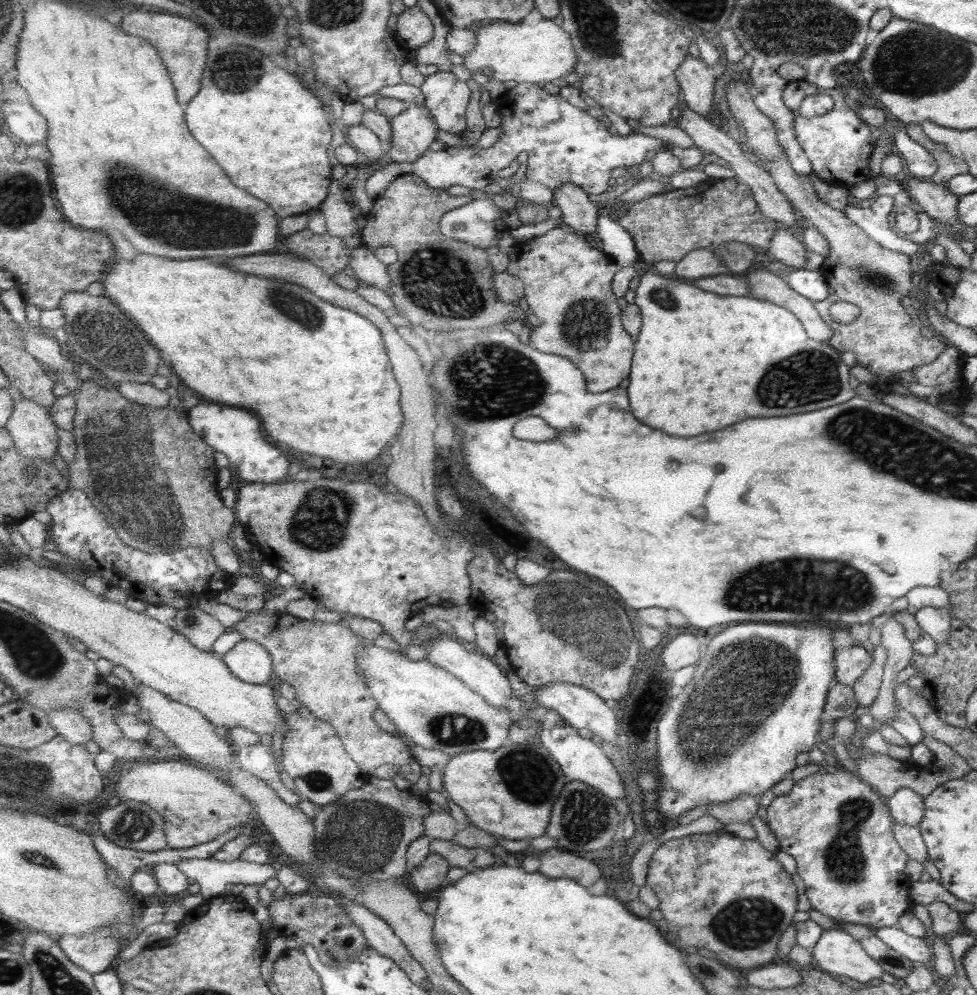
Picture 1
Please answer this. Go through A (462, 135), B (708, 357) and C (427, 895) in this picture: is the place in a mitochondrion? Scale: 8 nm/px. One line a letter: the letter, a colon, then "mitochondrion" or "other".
A: other
B: other
C: other

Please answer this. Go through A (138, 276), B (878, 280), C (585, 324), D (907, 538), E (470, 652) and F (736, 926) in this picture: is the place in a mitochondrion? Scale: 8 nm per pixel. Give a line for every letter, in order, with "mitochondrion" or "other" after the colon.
A: other
B: mitochondrion
C: mitochondrion
D: other
E: other
F: mitochondrion

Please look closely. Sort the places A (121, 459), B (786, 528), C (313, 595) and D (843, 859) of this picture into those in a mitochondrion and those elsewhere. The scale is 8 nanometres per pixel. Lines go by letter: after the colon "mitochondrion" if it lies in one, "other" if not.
A: mitochondrion
B: other
C: other
D: mitochondrion

